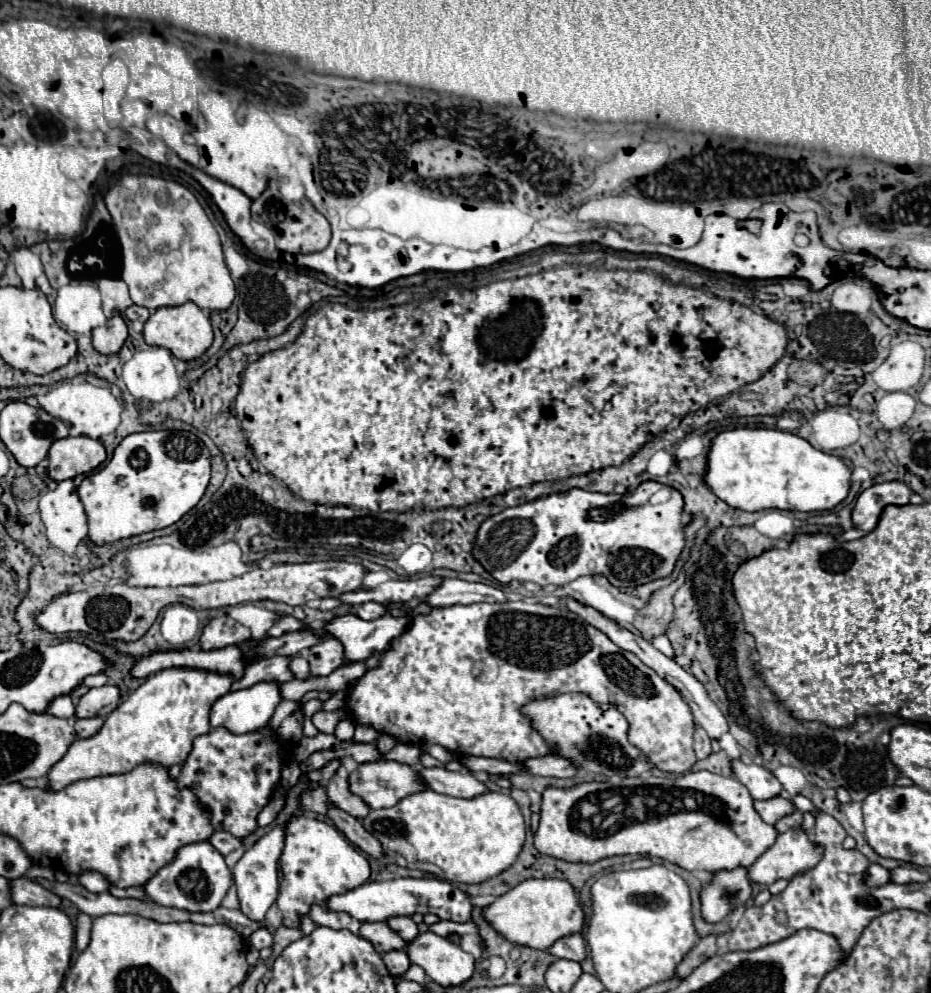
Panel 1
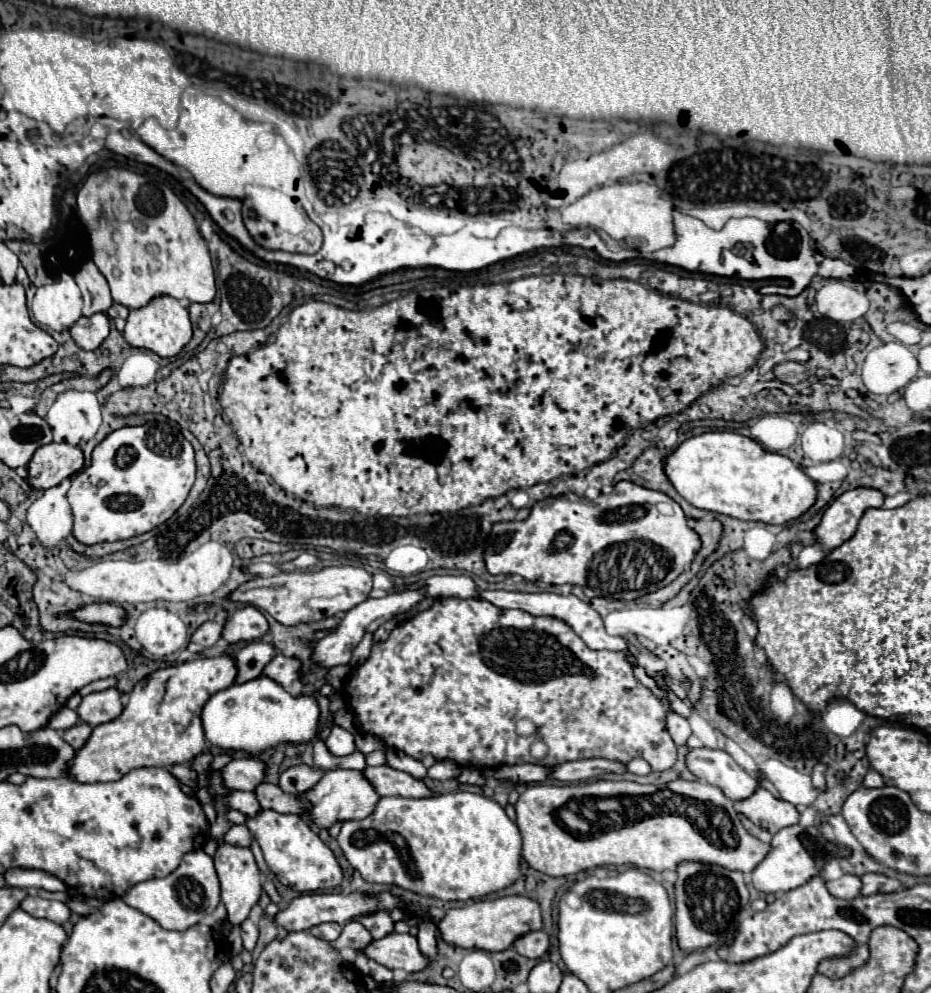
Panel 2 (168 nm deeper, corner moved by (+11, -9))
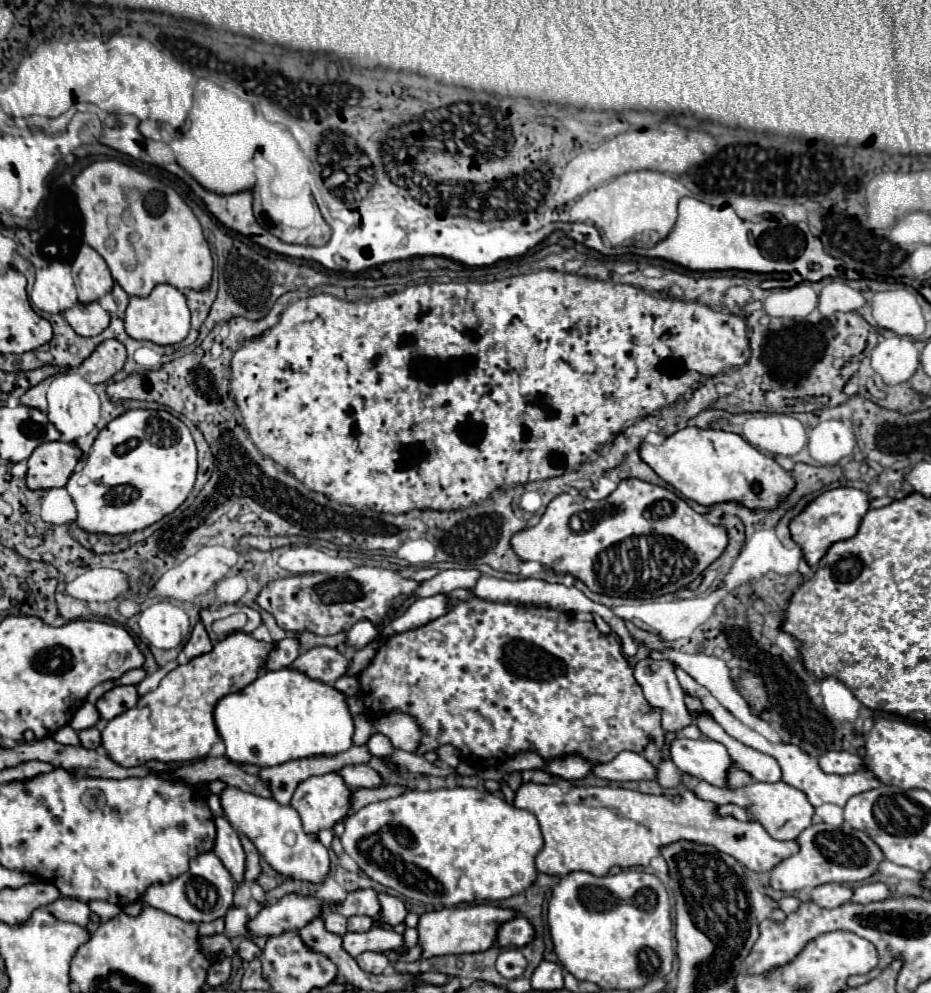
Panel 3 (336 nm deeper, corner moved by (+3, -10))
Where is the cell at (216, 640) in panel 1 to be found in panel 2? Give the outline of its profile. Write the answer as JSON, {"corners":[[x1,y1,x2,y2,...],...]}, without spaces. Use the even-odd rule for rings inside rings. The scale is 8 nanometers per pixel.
{"corners":[[208,621,208,623,200,625,190,639,188,651,190,653,200,653,208,647,214,647,222,639,222,633,224,633,224,625,220,625,216,621]]}

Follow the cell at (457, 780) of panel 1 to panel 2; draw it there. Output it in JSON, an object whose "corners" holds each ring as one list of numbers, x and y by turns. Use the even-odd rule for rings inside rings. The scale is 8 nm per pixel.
{"corners":[[388,765,382,767,366,767,364,777,376,787,382,797,432,797,436,795,424,779,416,779,404,771,396,771]]}

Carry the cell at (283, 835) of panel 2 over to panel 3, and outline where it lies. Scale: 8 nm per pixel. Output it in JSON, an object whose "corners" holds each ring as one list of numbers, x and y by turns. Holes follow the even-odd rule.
{"corners":[[226,786,220,794,220,804,224,810,224,816,228,822,248,836,252,844,258,848,262,858,280,874,308,880,308,882,322,882,326,874,330,872,330,860,328,850,322,846,316,834,304,834,300,816,292,806,282,806,272,798,256,796,250,792,236,790,232,786]]}

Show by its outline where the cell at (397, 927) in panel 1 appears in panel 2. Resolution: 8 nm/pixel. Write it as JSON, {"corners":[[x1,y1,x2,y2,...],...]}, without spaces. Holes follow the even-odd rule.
{"corners":[[380,911,376,915,366,915,366,917,360,917,360,923,370,931,370,935,374,939,382,939,386,937,388,933,394,933,394,921,390,919,388,913]]}

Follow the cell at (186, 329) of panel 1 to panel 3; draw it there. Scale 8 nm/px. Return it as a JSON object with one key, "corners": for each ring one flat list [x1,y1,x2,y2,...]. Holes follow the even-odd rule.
{"corners":[[160,284,160,286,154,286,154,290,152,290,152,294,148,294,148,298,130,296,126,316,124,316,124,328,126,328,128,336,132,336,136,340,150,340,150,342,156,342,162,346,184,340,190,330,190,310,186,306,184,292,180,292,178,288,174,288,170,284]]}

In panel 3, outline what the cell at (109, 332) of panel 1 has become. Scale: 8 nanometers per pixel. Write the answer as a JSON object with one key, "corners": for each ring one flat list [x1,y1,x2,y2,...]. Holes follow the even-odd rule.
{"corners":[[78,302,76,306,72,306,72,310,64,310,62,316,80,336,96,336,110,322,108,312,102,310,98,302,90,302,90,304]]}

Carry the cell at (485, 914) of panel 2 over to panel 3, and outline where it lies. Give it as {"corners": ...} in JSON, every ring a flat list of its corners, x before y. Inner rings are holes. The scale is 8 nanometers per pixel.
{"corners":[[488,904,462,906,462,908,442,908,442,910,420,914,416,930,418,930,418,946,422,948,422,958,484,952,484,950,494,946,496,928,514,916,516,916,514,910,494,908]]}

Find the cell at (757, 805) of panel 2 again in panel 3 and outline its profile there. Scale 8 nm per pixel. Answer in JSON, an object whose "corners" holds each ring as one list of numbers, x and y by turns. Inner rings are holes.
{"corners":[[700,780,694,788,692,794,696,794,696,798,700,800,708,800,714,804,738,804,746,810,750,810,754,814,754,818,768,830,768,834,776,840,796,840,800,836,802,830,806,830,812,824,812,816,814,816,814,808,808,802,806,794,796,790,794,786,788,786,786,782,774,782,774,784,764,784,764,782,754,782,748,784,740,790,728,790,728,788,718,788,712,786,704,780]]}

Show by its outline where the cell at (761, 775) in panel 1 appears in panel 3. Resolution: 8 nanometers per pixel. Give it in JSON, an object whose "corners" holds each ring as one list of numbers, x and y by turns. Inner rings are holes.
{"corners":[[674,738,668,746,670,760,680,772,692,774,714,786,726,784,726,770,734,764,726,748,714,740]]}

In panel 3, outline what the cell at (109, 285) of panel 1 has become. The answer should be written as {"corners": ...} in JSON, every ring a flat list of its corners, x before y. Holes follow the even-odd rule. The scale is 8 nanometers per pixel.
{"corners":[[88,244,80,246,72,262,72,276,76,282,80,302,98,300,102,294,110,292,114,284,104,258]]}

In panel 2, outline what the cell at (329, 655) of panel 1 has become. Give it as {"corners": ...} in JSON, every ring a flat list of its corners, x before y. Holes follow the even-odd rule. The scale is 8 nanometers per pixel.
{"corners":[[402,591,402,593,390,593,390,595,382,597,382,599,366,599,366,601,362,601,360,605,352,607,352,609,344,615,342,623,338,625,338,629,336,629,334,633,326,635,324,639,320,639,320,641,314,645,314,651,312,651,314,663,318,663,320,667,326,667,326,669,336,667,336,665,348,665,354,647,362,641,362,637,364,637,366,631,372,631,372,633,374,633,382,623,386,623,386,621,390,621,392,617,408,611,410,607,414,607,416,603,420,603,422,599,424,599,424,593,422,593,422,591]]}

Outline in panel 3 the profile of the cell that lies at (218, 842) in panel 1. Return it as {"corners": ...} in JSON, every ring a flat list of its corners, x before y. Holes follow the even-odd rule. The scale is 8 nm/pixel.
{"corners":[[244,834,240,836,240,840,242,840,244,854,246,854,246,872,244,872,244,880,252,882,252,880,256,880,256,878,260,876,260,872,262,872,262,868,260,868,260,854,258,854,258,850,254,848,254,844,252,844]]}

